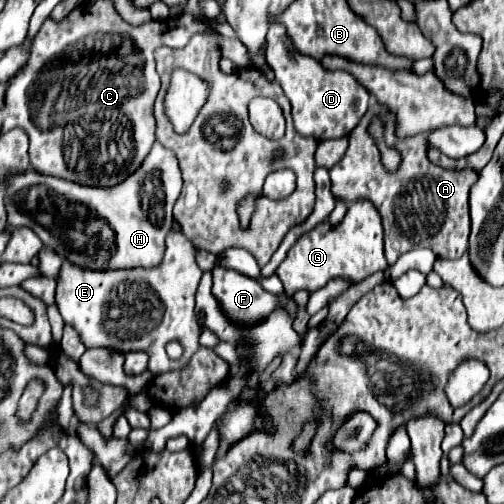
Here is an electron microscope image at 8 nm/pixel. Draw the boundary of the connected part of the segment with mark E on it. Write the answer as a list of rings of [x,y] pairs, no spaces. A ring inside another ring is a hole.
[[[177,231],[167,233],[165,247],[167,247],[165,257],[155,269],[107,269],[107,273],[95,273],[95,269],[79,269],[77,265],[63,261],[55,295],[63,321],[79,333],[81,343],[87,349],[107,347],[107,349],[119,349],[119,353],[143,351],[149,355],[149,371],[153,375],[167,373],[187,365],[191,355],[199,349],[199,333],[201,333],[199,321],[193,311],[195,291],[201,279],[201,269],[195,263],[195,247],[183,233]],[[169,341],[181,343],[183,355],[179,359],[169,359],[169,355],[165,353],[165,345]]]

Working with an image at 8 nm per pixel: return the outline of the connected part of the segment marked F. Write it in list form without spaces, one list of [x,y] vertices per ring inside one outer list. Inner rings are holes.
[[[217,265],[213,269],[213,293],[215,293],[215,299],[219,301],[219,305],[223,305],[223,313],[227,313],[227,317],[231,317],[231,321],[235,321],[235,325],[259,325],[259,321],[263,321],[263,317],[269,317],[277,309],[285,309],[291,315],[291,319],[297,317],[297,303],[293,297],[267,293],[259,285],[259,281],[255,281],[247,275],[241,275],[237,271],[223,269],[221,265]]]

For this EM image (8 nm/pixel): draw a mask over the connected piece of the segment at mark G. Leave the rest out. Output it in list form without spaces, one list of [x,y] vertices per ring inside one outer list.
[[[355,201],[351,203],[345,219],[337,229],[331,229],[329,223],[321,223],[307,235],[303,235],[293,249],[289,251],[287,259],[279,265],[277,275],[283,283],[287,295],[293,295],[299,289],[319,291],[327,281],[335,277],[343,277],[351,283],[359,283],[375,271],[385,271],[389,267],[385,253],[383,253],[383,227],[381,217],[371,205],[371,201]]]

